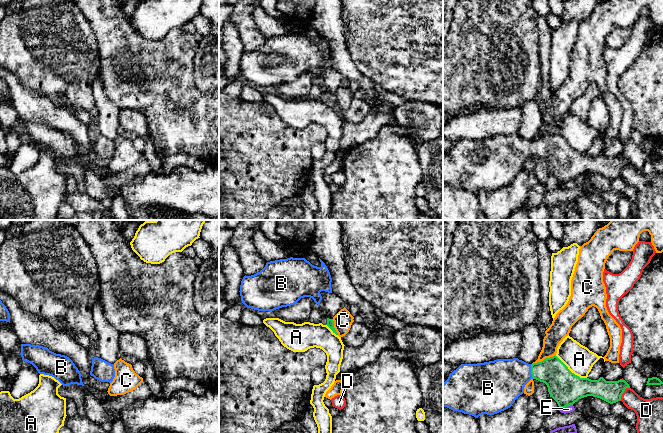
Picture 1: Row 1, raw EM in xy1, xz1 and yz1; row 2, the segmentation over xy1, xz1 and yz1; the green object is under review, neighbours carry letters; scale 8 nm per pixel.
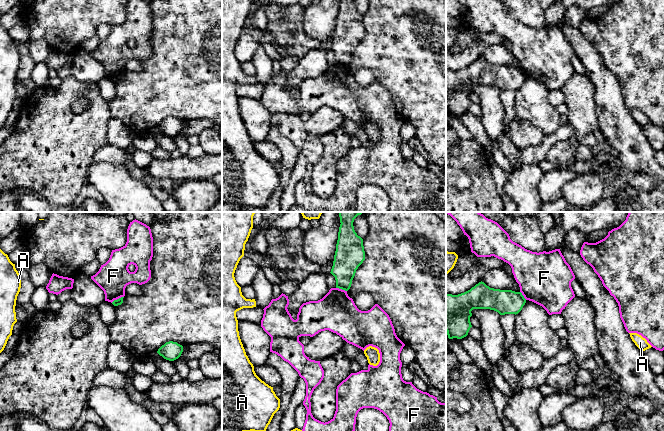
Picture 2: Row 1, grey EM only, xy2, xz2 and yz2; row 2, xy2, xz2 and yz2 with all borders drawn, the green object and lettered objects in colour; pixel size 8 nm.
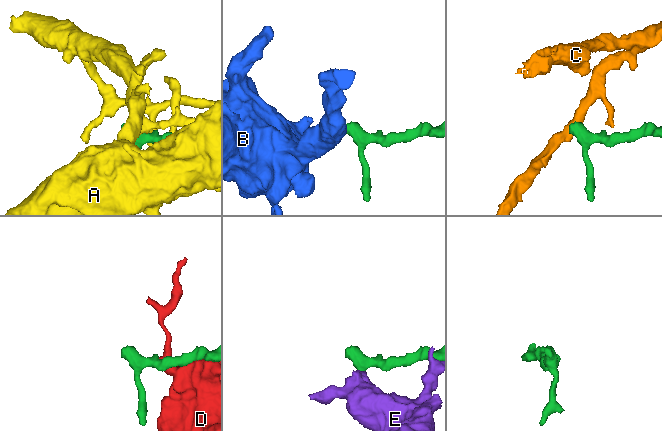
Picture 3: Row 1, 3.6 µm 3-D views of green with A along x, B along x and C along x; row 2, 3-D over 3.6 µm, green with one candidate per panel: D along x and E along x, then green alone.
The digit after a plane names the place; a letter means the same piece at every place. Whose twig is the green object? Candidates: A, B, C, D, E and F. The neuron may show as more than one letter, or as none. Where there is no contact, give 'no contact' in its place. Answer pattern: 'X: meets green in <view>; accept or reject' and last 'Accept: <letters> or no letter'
A: meets green in yz1; reject
B: meets green in yz1; accept
C: meets green in yz1; reject
D: meets green in yz1; reject
E: meets green in yz1; reject
F: meets green in xy2; reject
Accept: B

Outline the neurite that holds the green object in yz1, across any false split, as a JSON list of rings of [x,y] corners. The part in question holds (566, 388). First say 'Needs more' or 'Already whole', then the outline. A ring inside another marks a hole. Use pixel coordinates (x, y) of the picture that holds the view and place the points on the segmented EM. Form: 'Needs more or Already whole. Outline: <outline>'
Needs more. Outline: [[[557,356],[533,364],[528,364],[518,358],[497,359],[477,364],[461,364],[450,373],[443,383],[443,407],[472,415],[475,418],[482,414],[494,415],[510,408],[524,393],[524,387],[531,379],[547,385],[550,397],[557,402],[559,410],[587,396],[597,397],[613,404],[621,400],[626,388],[630,388],[629,384],[622,379],[606,381],[603,377],[598,380],[580,378],[572,373]]]

